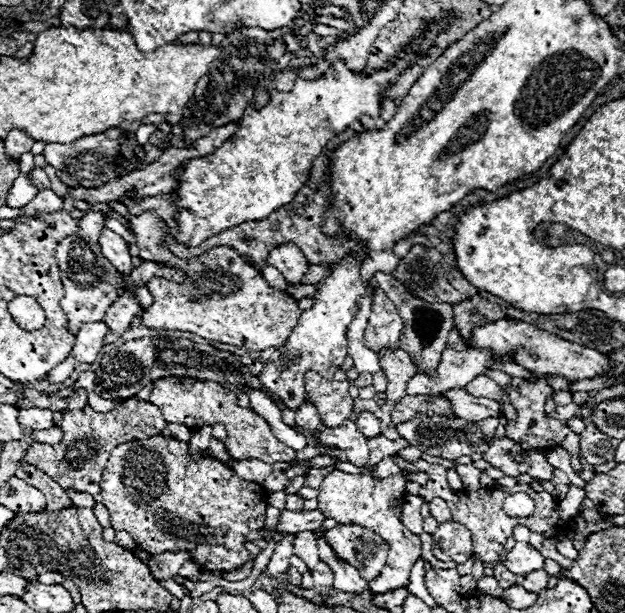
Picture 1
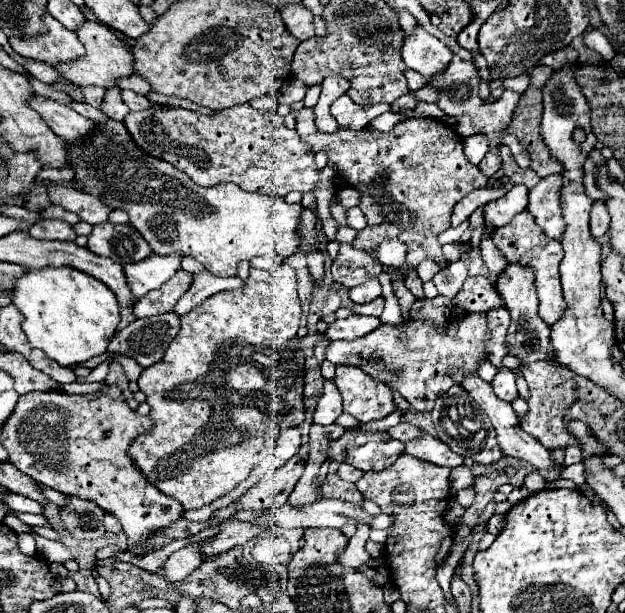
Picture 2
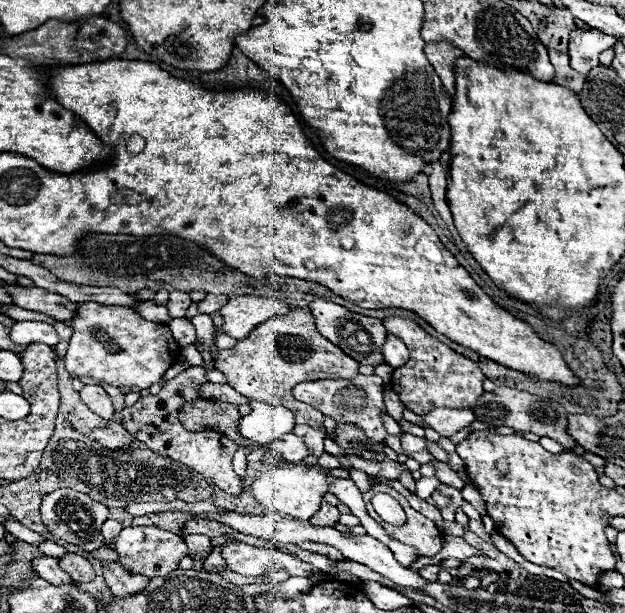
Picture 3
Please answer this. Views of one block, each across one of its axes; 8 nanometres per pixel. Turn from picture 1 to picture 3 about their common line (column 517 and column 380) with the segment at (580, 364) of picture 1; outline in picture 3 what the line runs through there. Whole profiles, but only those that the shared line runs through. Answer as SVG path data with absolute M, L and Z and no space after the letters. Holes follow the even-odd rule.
M314 300L308 308L310 308L310 312L316 320L318 332L324 338L332 340L332 344L342 348L348 356L352 356L360 364L368 364L368 366L376 366L376 364L384 362L382 344L386 340L386 328L382 326L380 318L370 318L370 316L350 312L344 306L340 306L336 302L330 302L330 300Z

